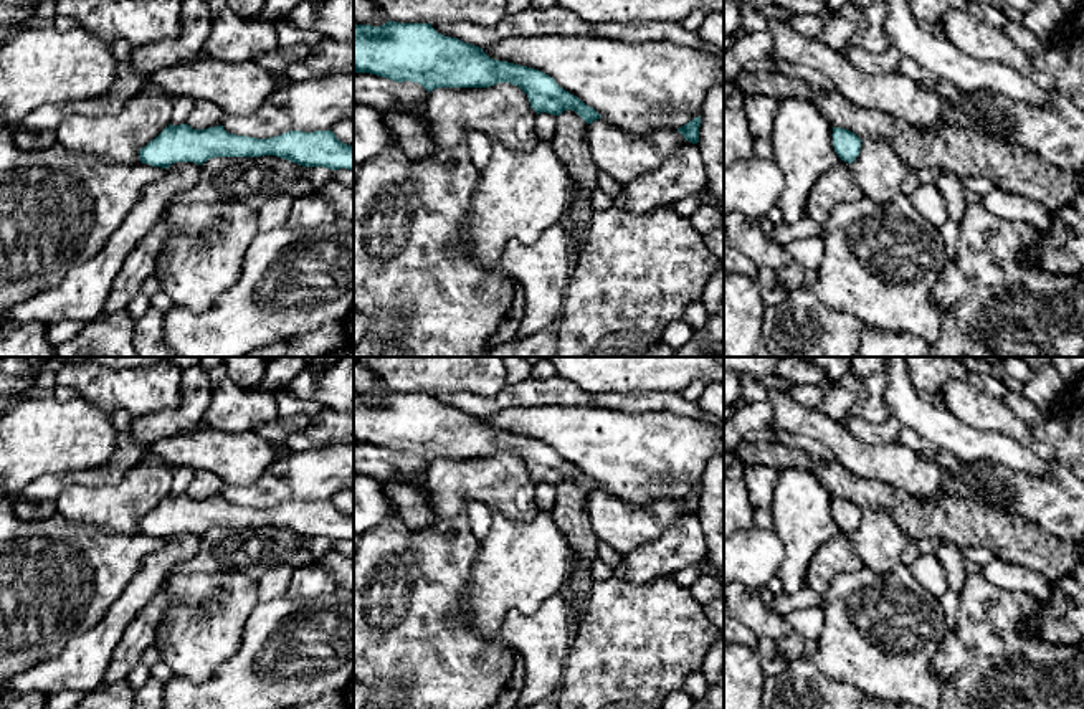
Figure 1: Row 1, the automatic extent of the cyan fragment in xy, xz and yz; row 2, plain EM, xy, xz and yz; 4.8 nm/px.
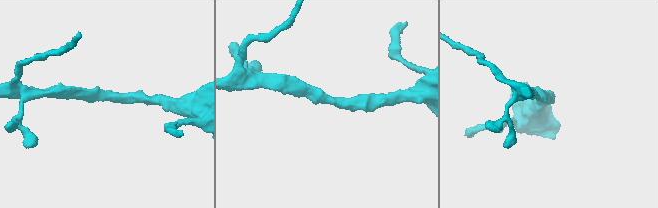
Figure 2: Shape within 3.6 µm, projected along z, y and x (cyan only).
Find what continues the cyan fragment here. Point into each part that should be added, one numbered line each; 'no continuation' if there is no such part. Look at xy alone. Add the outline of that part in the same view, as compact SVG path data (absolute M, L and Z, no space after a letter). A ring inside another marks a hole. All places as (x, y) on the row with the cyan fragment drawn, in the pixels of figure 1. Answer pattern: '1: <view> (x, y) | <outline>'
no continuation

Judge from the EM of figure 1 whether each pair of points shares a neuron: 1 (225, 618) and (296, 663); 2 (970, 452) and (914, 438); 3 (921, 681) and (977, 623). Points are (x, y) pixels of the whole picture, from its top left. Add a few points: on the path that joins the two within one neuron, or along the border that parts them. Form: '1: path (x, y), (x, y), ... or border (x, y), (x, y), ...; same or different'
1: border (260, 604), (248, 618), (242, 647), (222, 663); different
2: border (903, 425), (916, 430), (942, 450); different
3: border (947, 632), (932, 660), (941, 691); different

